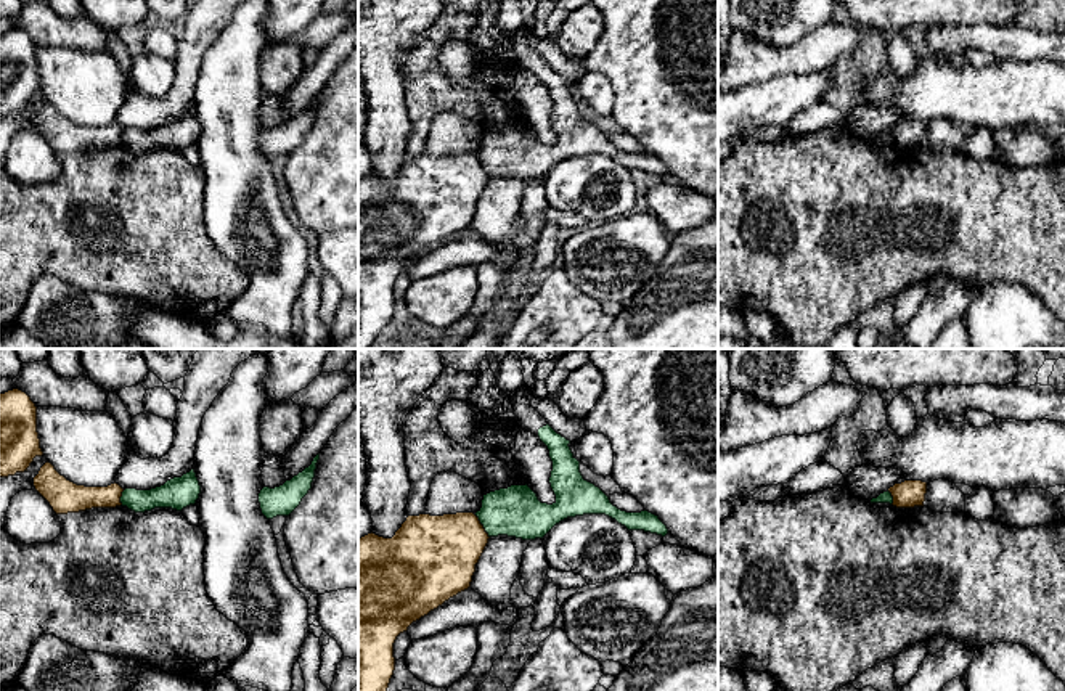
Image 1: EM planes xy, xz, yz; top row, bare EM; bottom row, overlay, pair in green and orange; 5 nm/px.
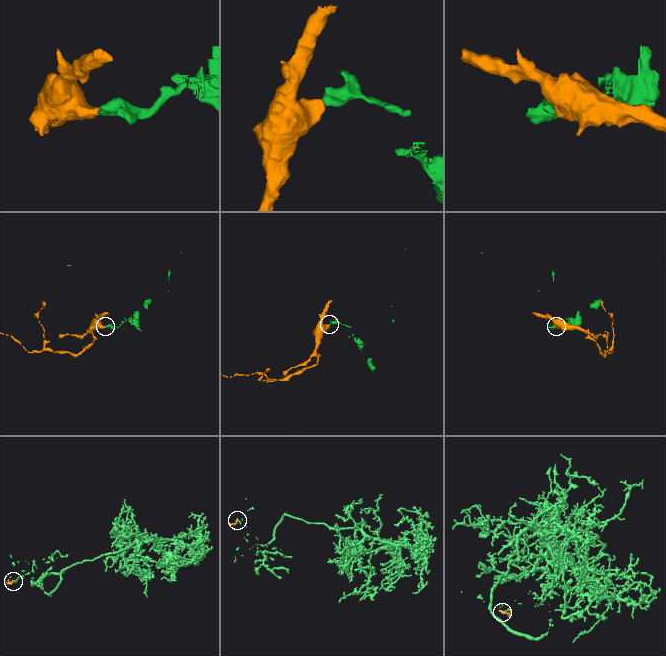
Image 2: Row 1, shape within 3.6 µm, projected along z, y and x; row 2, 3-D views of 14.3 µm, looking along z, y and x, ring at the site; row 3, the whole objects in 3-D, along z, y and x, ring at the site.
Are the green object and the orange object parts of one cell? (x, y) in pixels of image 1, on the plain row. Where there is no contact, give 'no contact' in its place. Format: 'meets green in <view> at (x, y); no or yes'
meets green in xz at (482, 164); no

